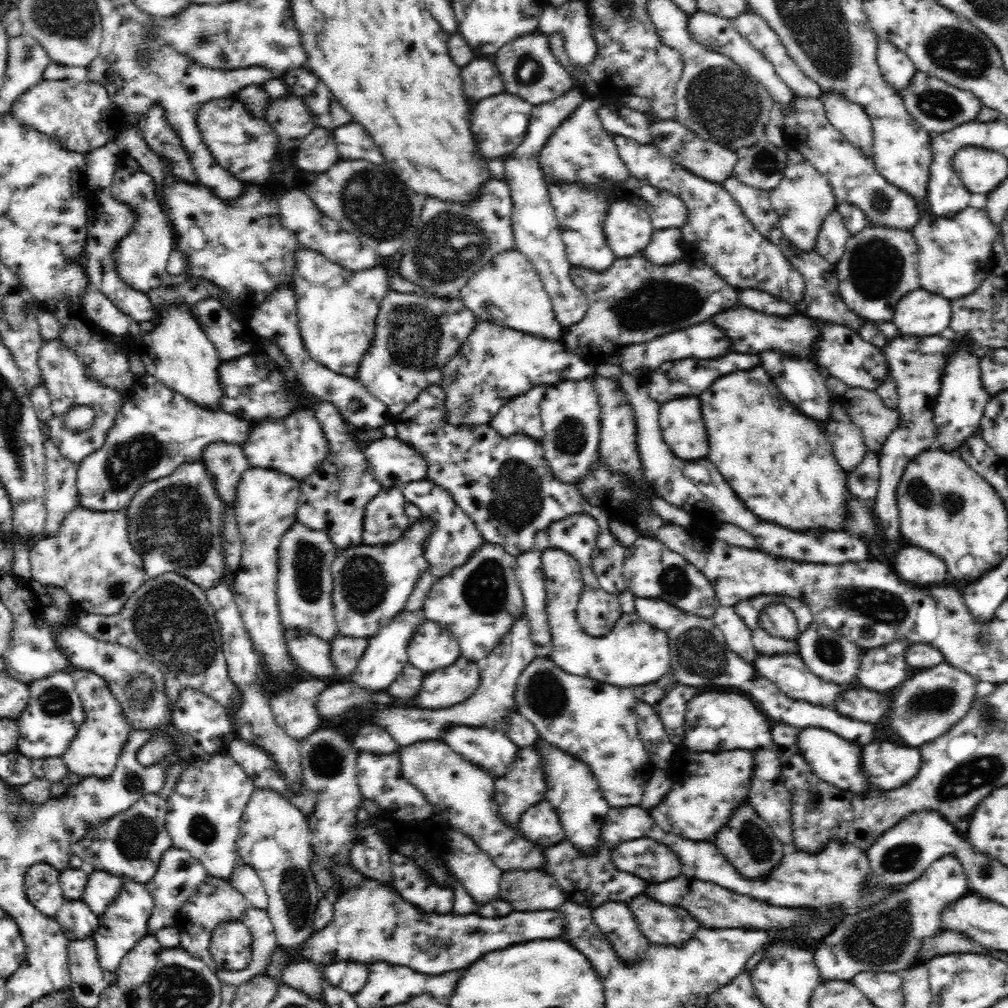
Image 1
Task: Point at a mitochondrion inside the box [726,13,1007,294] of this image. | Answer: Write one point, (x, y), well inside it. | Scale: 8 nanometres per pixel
(955, 49)

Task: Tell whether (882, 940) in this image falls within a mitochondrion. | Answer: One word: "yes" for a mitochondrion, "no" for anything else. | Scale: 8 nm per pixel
yes

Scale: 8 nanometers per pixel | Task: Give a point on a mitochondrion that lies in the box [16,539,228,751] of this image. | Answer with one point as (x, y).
(170, 621)

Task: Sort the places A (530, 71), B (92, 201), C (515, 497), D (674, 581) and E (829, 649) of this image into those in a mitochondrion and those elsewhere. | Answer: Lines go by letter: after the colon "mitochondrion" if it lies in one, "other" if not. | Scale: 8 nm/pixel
A: mitochondrion
B: other
C: mitochondrion
D: mitochondrion
E: mitochondrion

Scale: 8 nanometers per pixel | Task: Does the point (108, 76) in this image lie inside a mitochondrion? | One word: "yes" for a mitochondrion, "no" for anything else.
no

